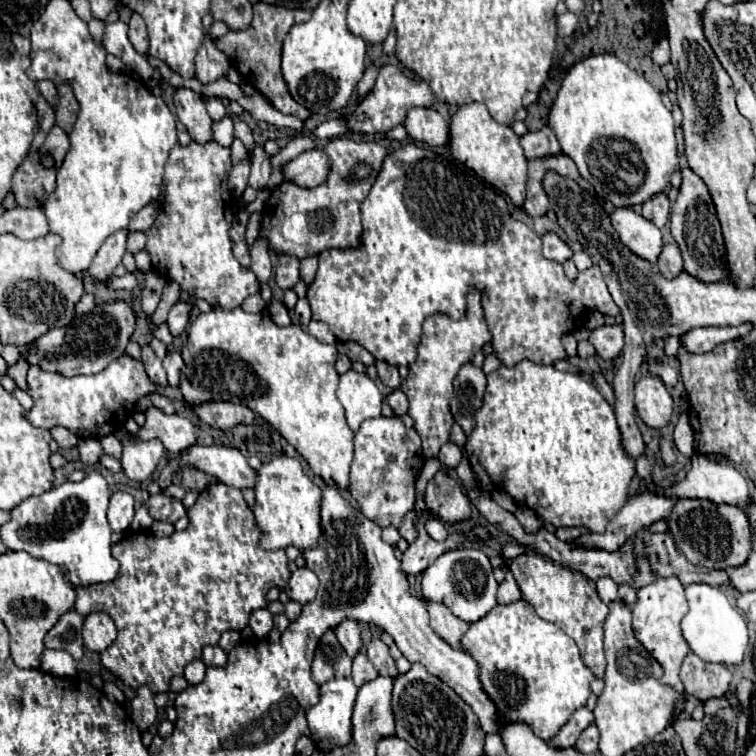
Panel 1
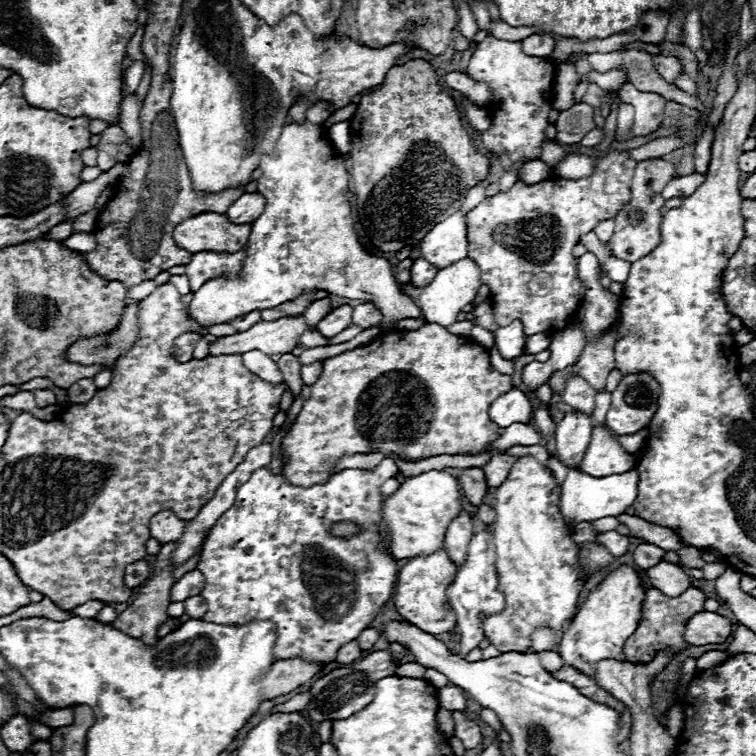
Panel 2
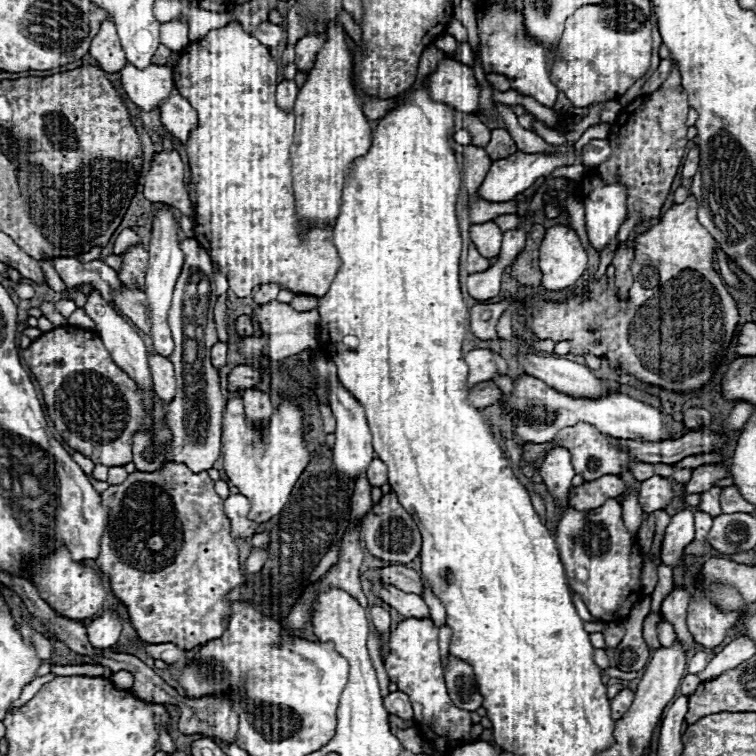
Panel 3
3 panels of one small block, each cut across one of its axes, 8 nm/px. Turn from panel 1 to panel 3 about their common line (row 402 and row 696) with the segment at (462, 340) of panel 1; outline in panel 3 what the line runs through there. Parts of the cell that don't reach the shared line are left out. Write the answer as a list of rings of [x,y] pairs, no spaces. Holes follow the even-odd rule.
[[[406,618],[396,626],[396,630],[392,630],[388,638],[388,654],[384,658],[384,666],[390,682],[396,682],[398,690],[410,696],[414,720],[422,734],[424,726],[430,726],[428,720],[438,718],[440,714],[444,714],[444,710],[454,706],[444,684],[444,666],[438,654],[438,628],[432,624],[430,618]]]

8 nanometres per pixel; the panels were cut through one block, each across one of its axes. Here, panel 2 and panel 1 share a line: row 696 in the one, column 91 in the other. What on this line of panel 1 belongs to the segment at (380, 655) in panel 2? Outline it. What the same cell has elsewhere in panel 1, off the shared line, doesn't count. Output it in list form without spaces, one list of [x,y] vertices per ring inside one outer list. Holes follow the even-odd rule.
[[[114,300],[96,306],[92,312],[76,316],[64,328],[52,328],[36,342],[28,344],[28,362],[38,364],[50,372],[62,372],[64,376],[96,374],[104,370],[112,360],[124,354],[124,348],[134,332],[134,310],[124,300]]]

